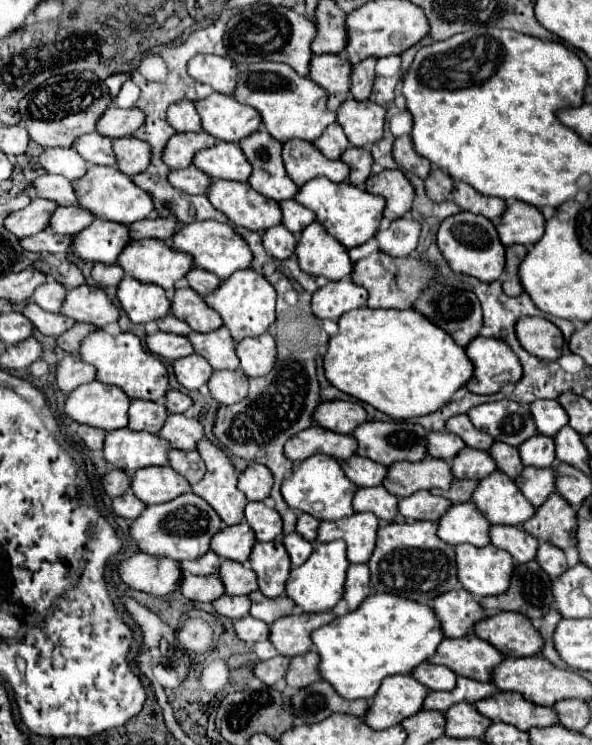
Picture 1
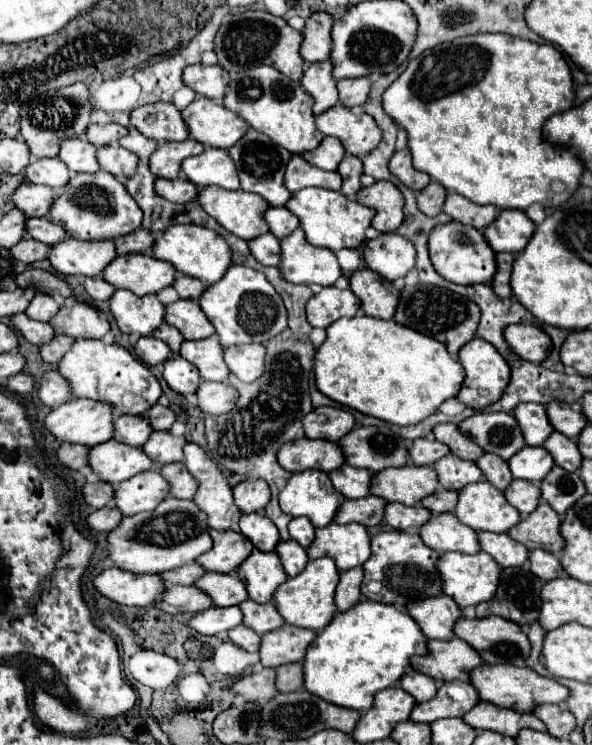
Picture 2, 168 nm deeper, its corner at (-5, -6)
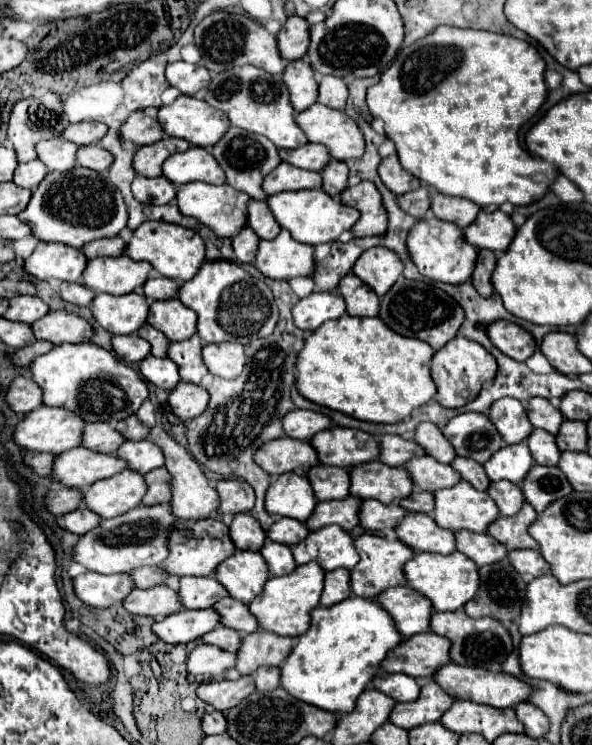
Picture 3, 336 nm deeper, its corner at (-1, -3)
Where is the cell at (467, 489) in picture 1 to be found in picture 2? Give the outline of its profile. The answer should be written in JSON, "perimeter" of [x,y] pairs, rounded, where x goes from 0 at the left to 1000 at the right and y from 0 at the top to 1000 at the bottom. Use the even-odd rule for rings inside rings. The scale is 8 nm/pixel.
{"perimeter":[[[740,658],[713,671],[713,679],[730,687],[767,687],[767,677],[774,677],[774,660],[760,658]]]}

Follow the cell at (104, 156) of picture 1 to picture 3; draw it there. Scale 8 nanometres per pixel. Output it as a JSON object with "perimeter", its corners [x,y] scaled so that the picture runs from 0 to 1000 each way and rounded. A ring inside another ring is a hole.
{"perimeter":[[[88,184],[78,189],[68,189],[61,195],[64,213],[81,224],[81,230],[118,230],[128,224],[128,200],[132,195],[122,195],[118,189],[105,184]]]}

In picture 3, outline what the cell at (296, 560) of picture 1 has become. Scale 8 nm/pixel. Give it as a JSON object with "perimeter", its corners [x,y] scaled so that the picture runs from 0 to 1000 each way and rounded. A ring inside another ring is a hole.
{"perimeter":[[[449,726],[446,734],[439,737],[439,745],[446,748],[446,753],[453,758],[453,766],[463,769],[463,772],[483,772],[483,769],[493,769],[500,764],[490,734],[483,734],[476,729]]]}

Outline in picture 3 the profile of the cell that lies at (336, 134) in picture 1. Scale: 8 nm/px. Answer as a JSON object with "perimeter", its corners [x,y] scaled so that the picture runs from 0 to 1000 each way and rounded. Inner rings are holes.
{"perimeter":[[[520,192],[514,197],[503,197],[493,203],[470,200],[470,208],[480,219],[490,219],[507,227],[520,227],[520,230],[544,230],[557,213],[554,200],[547,200],[544,195],[534,195],[534,192]]]}

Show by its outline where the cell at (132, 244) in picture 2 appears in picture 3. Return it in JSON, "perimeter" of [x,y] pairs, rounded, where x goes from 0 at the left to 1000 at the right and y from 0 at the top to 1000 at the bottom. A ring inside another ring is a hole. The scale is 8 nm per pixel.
{"perimeter":[[[186,318],[186,321],[166,321],[152,323],[139,332],[139,340],[155,348],[155,345],[199,345],[209,340],[213,326],[206,326],[203,318]]]}

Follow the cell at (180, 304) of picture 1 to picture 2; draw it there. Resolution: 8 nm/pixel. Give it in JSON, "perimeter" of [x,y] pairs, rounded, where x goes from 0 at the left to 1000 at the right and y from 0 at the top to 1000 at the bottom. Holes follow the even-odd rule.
{"perimeter":[[[297,403],[284,408],[277,430],[297,438],[314,456],[341,456],[361,448],[361,438],[355,435],[355,430],[348,430],[338,408],[328,403]]]}

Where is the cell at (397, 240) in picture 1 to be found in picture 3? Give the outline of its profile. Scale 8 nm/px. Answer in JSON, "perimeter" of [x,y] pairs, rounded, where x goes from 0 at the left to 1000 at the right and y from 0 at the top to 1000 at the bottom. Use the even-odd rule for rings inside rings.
{"perimeter":[[[628,332],[605,345],[595,364],[639,399],[645,399],[679,369],[679,353],[666,337],[649,334],[649,332]]]}

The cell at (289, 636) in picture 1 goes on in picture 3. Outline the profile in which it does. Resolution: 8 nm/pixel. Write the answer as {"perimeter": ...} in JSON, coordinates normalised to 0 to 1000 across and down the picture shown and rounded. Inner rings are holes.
{"perimeter":[[[449,847],[412,852],[399,877],[399,898],[405,906],[426,906],[439,893],[470,895],[493,871],[490,855],[470,855]]]}

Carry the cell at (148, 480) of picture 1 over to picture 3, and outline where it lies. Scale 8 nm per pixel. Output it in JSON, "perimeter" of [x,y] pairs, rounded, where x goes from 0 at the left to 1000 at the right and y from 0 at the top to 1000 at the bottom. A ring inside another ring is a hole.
{"perimeter":[[[209,630],[193,640],[169,643],[139,659],[142,681],[166,689],[172,697],[199,694],[236,678],[247,662],[247,648],[236,635]]]}

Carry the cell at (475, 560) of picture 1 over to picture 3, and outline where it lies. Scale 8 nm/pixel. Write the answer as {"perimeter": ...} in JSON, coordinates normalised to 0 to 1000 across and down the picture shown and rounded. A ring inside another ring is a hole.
{"perimeter":[[[767,740],[760,745],[740,745],[740,742],[713,742],[699,745],[686,758],[682,758],[682,774],[686,774],[686,788],[713,796],[716,801],[726,804],[733,820],[770,820],[784,809],[791,809],[811,785],[807,764],[801,753],[784,748],[780,742]]]}

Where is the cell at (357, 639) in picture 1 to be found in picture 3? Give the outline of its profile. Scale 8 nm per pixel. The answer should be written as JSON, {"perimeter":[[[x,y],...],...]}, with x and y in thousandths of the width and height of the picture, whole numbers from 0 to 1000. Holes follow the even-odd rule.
{"perimeter":[[[615,801],[581,804],[524,823],[524,844],[507,852],[473,893],[473,919],[503,941],[517,941],[564,960],[591,957],[605,933],[625,919],[645,885],[679,860],[659,826]]]}

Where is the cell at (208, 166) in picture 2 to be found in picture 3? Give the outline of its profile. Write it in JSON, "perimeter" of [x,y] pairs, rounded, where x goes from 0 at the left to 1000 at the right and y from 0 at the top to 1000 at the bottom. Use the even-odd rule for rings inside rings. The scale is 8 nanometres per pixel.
{"perimeter":[[[321,197],[311,205],[287,208],[274,221],[274,235],[294,248],[311,248],[324,243],[345,243],[355,248],[382,246],[382,238],[375,235],[372,221],[341,197]]]}

